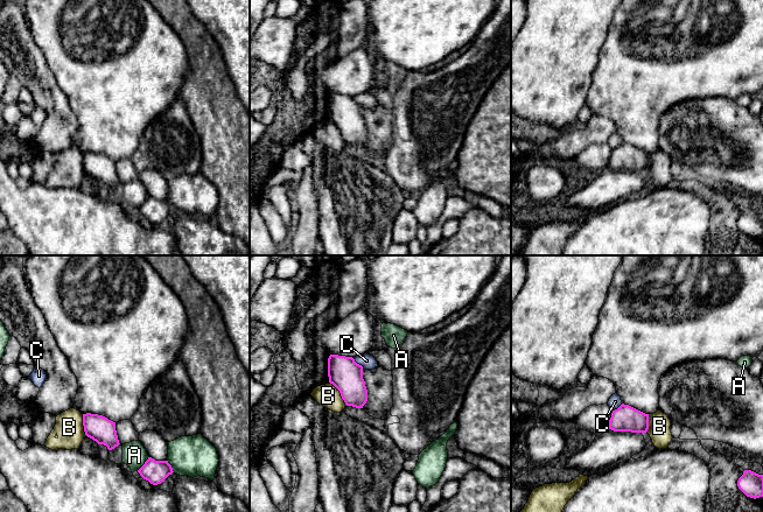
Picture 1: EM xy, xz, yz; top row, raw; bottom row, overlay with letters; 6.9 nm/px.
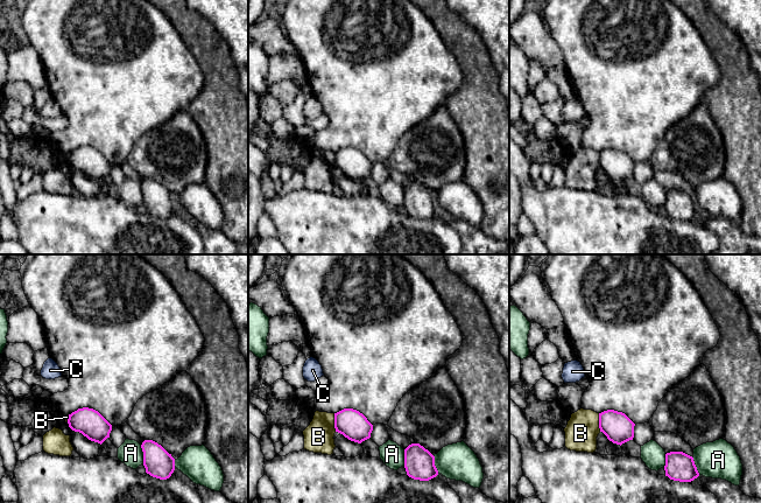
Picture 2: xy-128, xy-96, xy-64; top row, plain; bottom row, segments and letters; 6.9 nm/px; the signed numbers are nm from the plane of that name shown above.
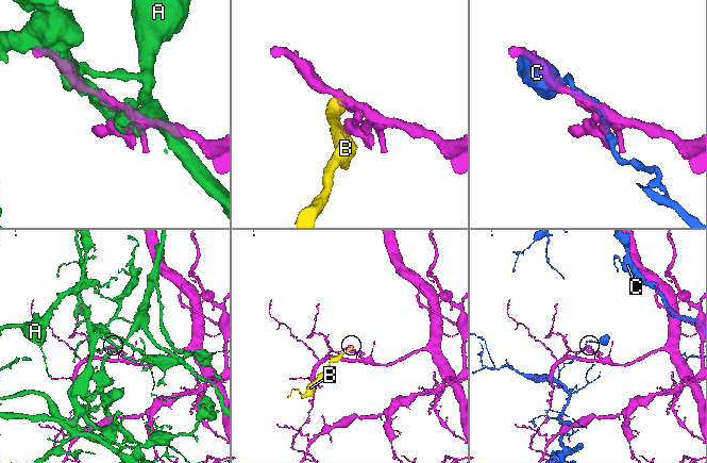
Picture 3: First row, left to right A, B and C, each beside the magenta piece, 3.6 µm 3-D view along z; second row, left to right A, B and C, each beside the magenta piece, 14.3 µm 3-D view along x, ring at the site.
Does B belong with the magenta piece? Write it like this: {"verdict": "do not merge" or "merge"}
{"verdict": "do not merge"}

